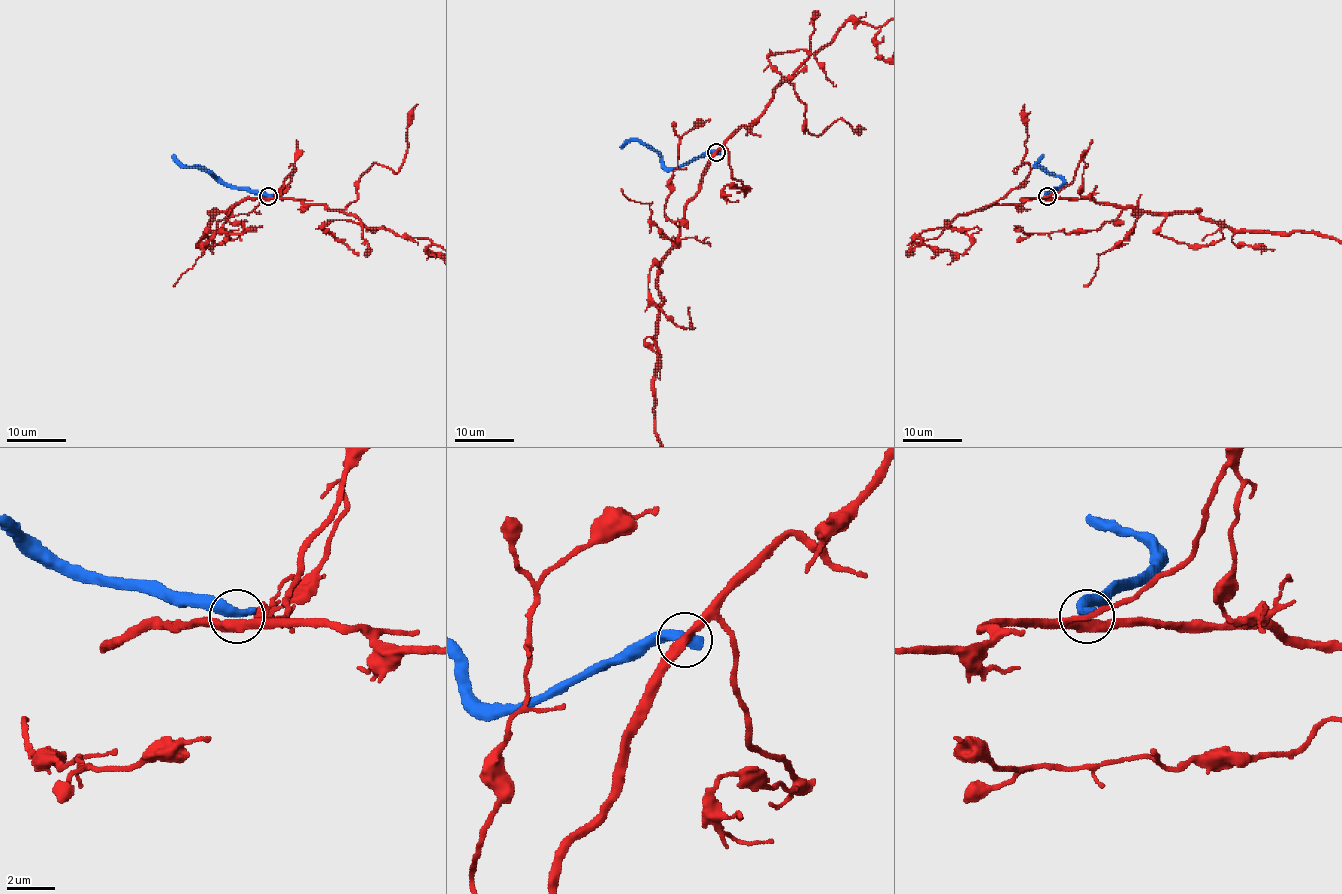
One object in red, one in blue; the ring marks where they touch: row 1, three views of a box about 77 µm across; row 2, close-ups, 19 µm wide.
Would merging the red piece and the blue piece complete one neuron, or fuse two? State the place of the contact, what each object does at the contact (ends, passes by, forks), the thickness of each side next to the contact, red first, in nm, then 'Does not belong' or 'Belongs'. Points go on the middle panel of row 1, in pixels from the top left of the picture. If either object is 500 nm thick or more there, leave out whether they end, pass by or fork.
Place: (716, 152). Thickness 400 nm (red) against 550 nm. Does not belong

